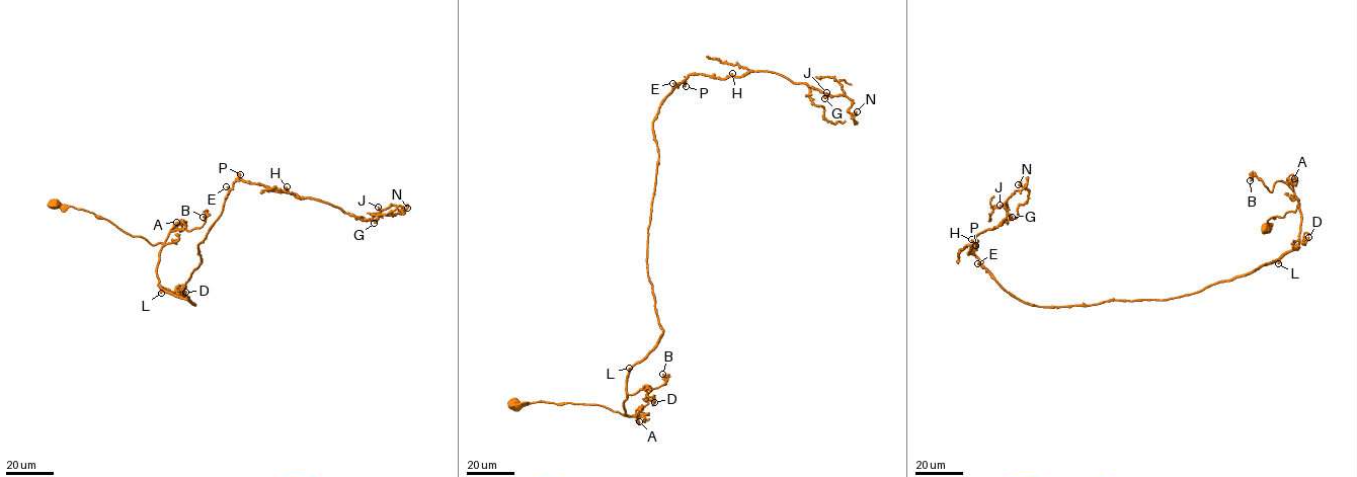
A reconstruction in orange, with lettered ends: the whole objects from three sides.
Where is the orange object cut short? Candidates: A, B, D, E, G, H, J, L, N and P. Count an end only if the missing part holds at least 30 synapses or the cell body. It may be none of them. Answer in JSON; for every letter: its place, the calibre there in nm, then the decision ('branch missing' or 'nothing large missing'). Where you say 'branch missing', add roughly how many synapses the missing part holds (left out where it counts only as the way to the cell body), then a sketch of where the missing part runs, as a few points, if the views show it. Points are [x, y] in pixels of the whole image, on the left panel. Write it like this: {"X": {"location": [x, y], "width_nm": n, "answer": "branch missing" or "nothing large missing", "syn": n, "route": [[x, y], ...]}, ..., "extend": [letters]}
{"A": {"location": [176, 222], "width_nm": 160, "answer": "nothing large missing"}, "B": {"location": [203, 217], "width_nm": 120, "answer": "nothing large missing"}, "D": {"location": [185, 292], "width_nm": 200, "answer": "nothing large missing"}, "E": {"location": [226, 186], "width_nm": 400, "answer": "nothing large missing"}, "G": {"location": [374, 223], "width_nm": 400, "answer": "nothing large missing"}, "H": {"location": [287, 186], "width_nm": 380, "answer": "nothing large missing"}, "J": {"location": [378, 207], "width_nm": 200, "answer": "nothing large missing"}, "L": {"location": [161, 293], "width_nm": 200, "answer": "nothing large missing"}, "N": {"location": [407, 208], "width_nm": 440, "answer": "nothing large missing"}, "P": {"location": [240, 174], "width_nm": 280, "answer": "branch missing", "syn": 170, "route": [[240, 174], [241, 165], [248, 161], [256, 149], [257, 135], [242, 112], [241, 100], [247, 91], [231, 80]]}, "extend": ["P"]}

